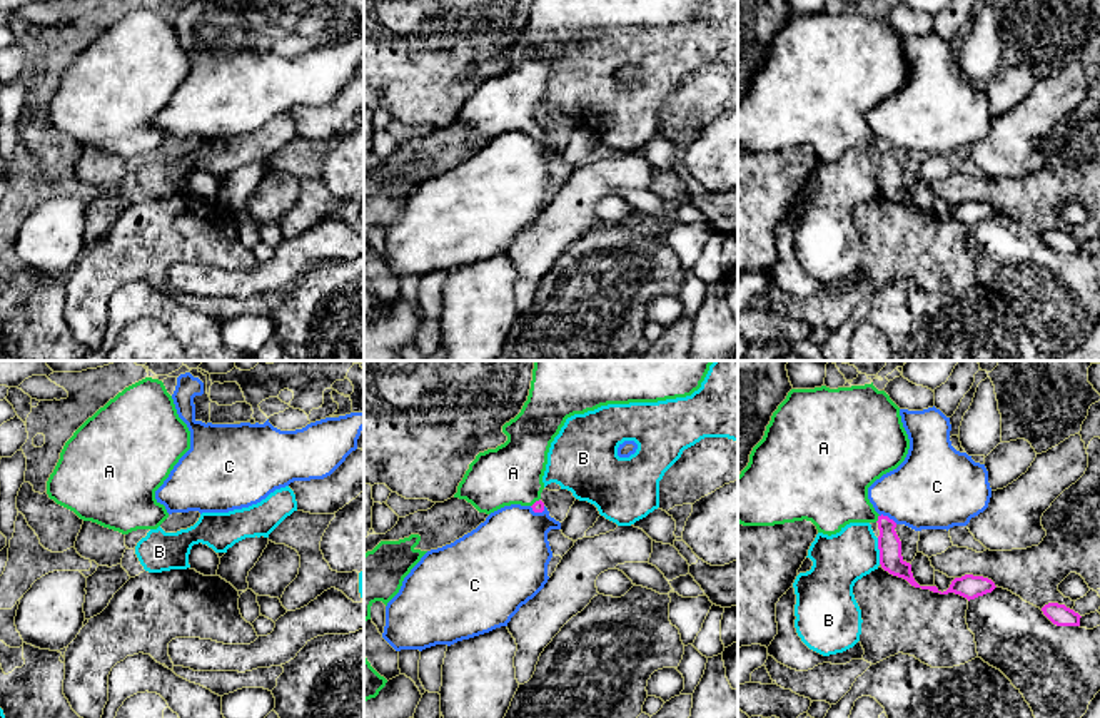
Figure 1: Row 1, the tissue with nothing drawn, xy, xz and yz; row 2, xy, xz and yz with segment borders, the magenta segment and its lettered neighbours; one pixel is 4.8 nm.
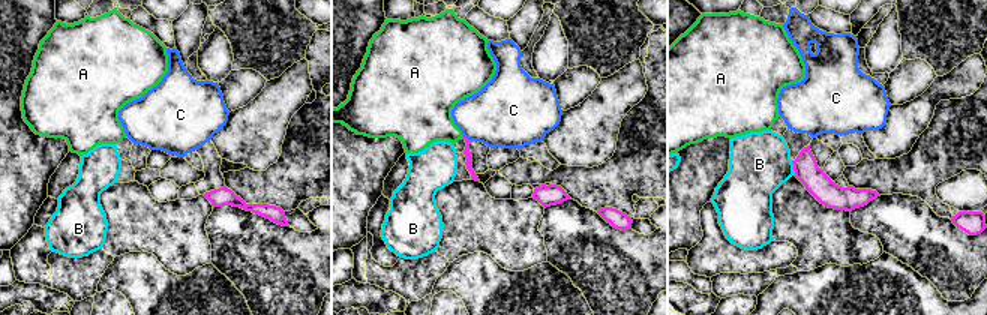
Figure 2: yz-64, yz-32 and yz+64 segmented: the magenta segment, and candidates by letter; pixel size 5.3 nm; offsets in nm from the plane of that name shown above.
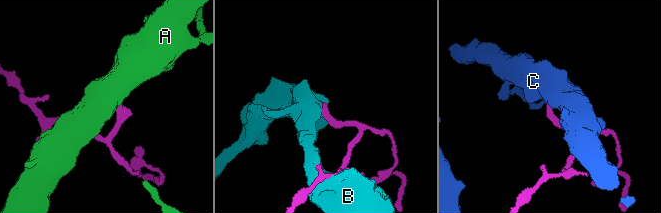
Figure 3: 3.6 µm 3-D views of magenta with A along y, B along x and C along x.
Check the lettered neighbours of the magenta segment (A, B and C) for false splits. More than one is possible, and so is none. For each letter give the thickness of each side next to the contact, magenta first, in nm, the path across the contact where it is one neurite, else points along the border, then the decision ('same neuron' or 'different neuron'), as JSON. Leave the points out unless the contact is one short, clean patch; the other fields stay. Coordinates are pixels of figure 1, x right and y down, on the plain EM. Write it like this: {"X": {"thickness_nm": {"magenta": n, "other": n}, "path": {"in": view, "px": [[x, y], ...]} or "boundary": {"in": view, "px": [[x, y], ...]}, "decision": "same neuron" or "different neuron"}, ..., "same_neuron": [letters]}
{"A": {"thickness_nm": {"magenta": 110, "other": 320}, "path": {"in": "yz", "px": [[888, 169], [887, 152], [878, 144], [870, 142], [833, 119]]}, "decision": "same neuron"}, "B": {"thickness_nm": {"magenta": 110, "other": 260}, "decision": "different neuron"}, "C": {"thickness_nm": {"magenta": 110, "other": 380}, "boundary": {"in": "yz", "px": [[880, 141], [897, 149]]}, "decision": "different neuron"}, "same_neuron": ["A"]}

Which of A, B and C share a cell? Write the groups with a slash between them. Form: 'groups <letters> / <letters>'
groups A / B / C

